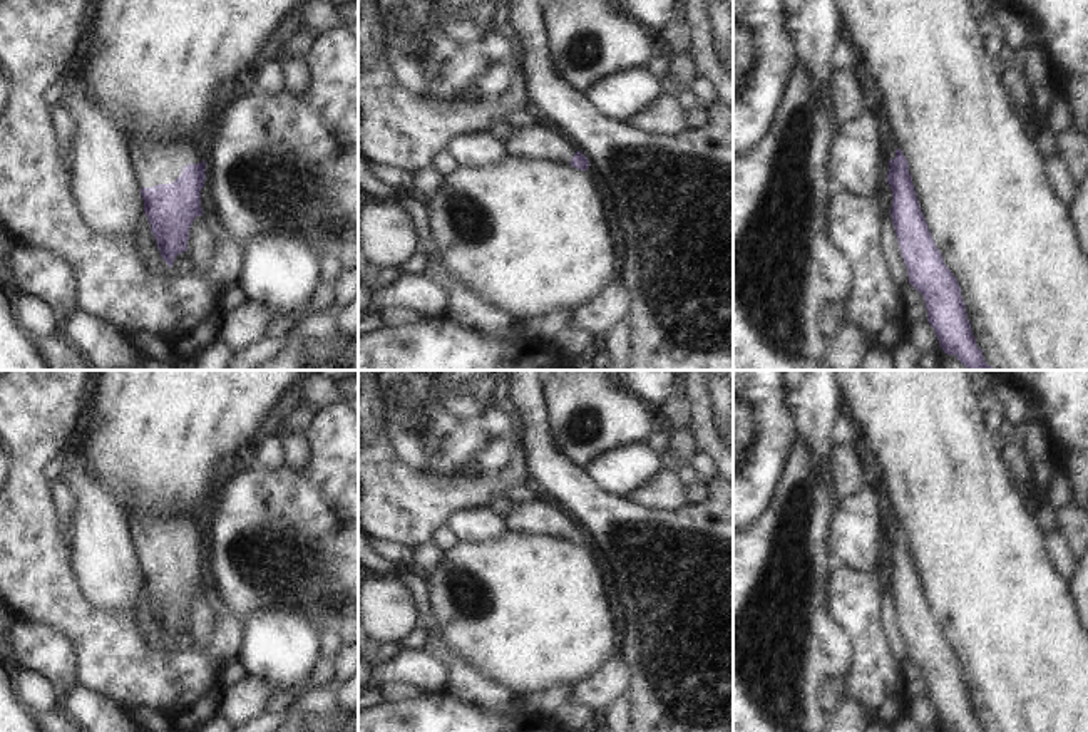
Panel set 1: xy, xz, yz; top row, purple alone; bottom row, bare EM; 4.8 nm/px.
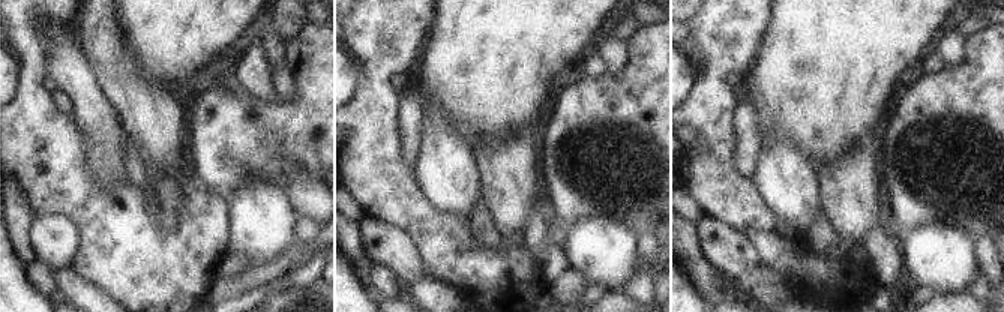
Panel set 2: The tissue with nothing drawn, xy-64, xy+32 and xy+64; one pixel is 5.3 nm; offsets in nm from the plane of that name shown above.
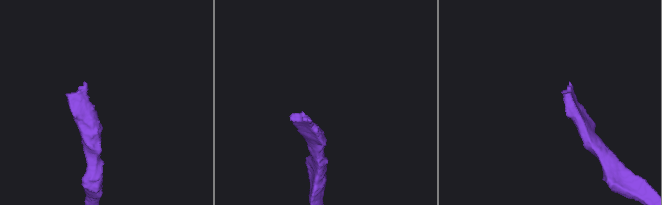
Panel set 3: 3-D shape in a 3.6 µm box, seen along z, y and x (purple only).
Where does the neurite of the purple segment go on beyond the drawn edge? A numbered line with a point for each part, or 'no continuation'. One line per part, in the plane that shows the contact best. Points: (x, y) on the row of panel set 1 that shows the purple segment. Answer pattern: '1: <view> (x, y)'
1: xy (156, 161)

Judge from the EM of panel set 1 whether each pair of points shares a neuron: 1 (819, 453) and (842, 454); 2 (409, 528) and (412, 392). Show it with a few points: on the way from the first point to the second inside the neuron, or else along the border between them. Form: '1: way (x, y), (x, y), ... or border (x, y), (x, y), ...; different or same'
1: border (837, 448), (834, 451), (832, 481); different
2: way (409, 494), (409, 426); same

